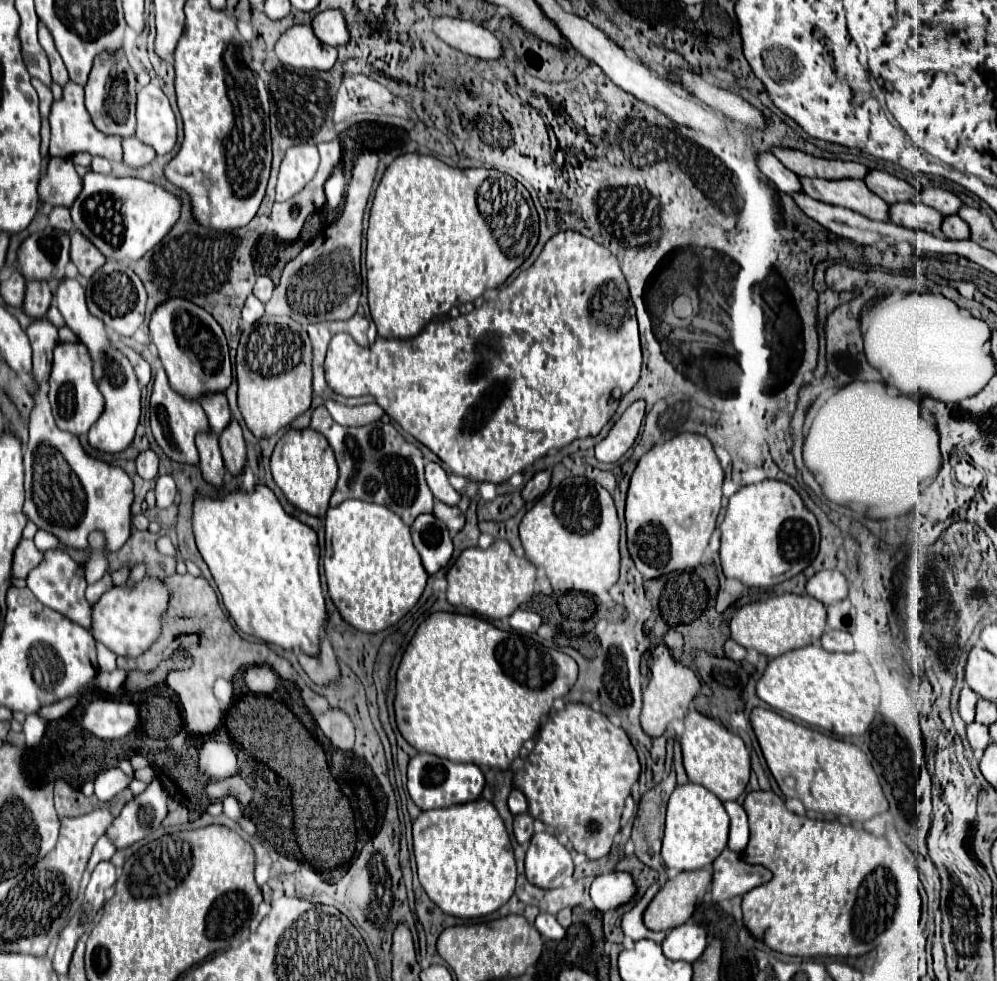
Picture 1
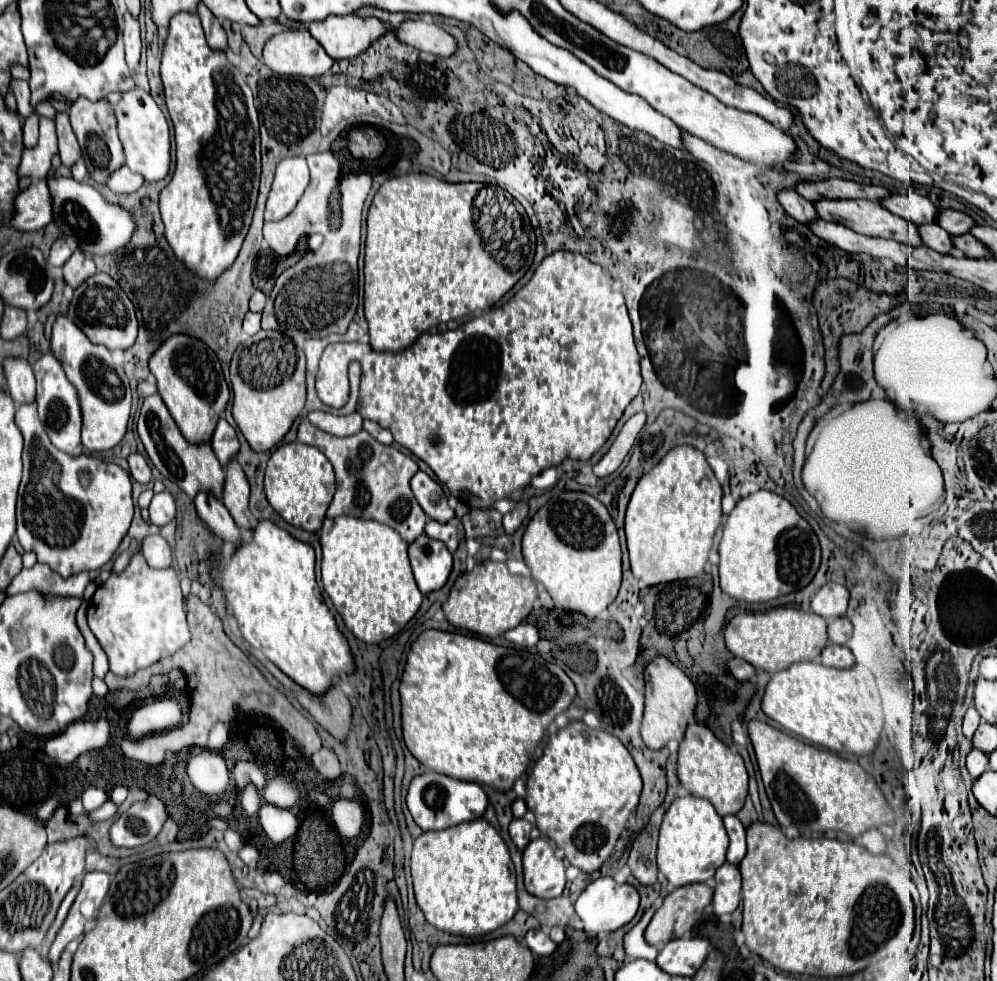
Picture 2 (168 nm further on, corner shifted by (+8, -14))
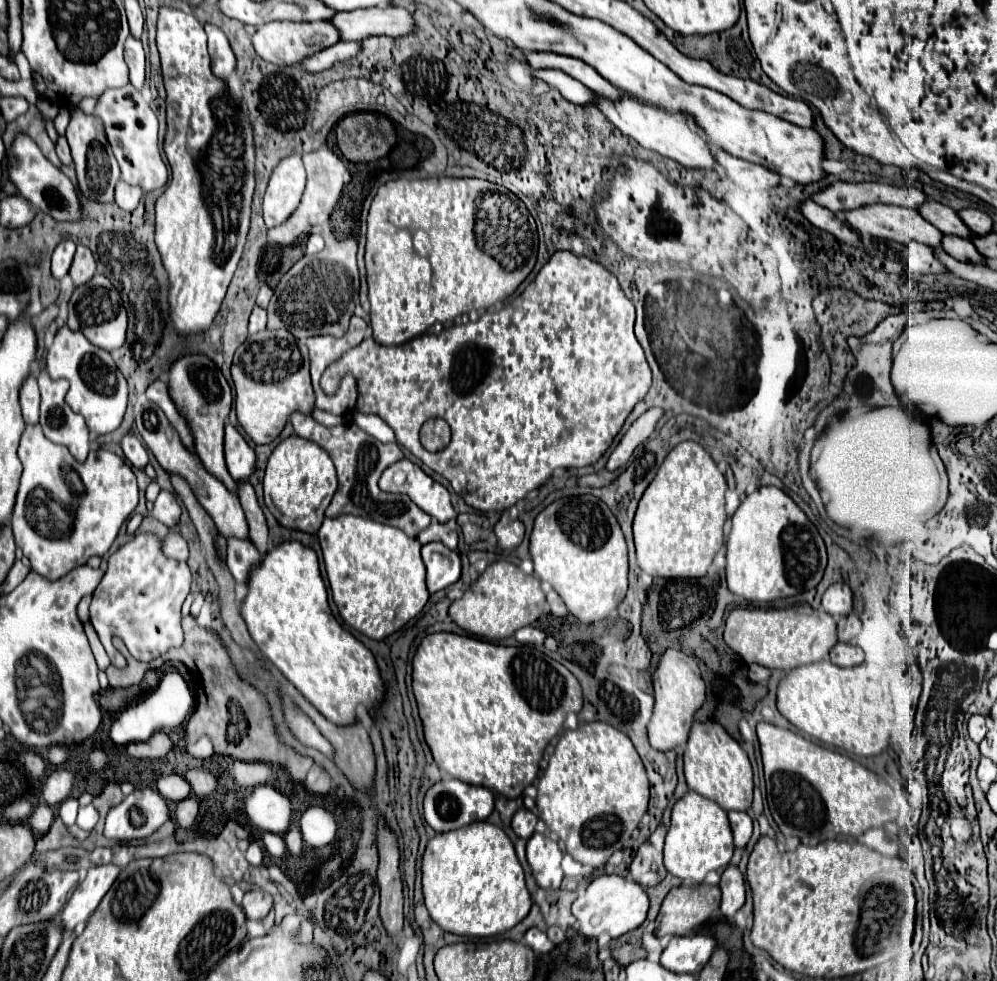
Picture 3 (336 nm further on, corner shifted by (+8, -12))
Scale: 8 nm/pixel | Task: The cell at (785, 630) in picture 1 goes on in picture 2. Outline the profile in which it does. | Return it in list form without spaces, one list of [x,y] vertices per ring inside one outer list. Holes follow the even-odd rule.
[[[776,607],[766,613],[742,613],[736,615],[724,629],[726,647],[732,655],[746,659],[752,667],[768,673],[778,673],[796,661],[816,661],[824,649],[826,621],[812,611],[794,607]]]

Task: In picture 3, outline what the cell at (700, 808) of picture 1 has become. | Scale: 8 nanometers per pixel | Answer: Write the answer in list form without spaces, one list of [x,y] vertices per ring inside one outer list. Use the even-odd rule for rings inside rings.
[[[688,791],[680,801],[676,801],[664,845],[664,865],[668,873],[680,877],[682,881],[702,883],[708,871],[724,869],[730,863],[734,849],[728,813],[716,801],[694,791]]]

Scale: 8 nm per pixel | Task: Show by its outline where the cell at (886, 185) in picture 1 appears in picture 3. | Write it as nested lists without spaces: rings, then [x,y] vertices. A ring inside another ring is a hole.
[[[926,201],[922,205],[922,209],[918,209],[922,213],[922,217],[926,221],[930,221],[932,225],[936,225],[944,235],[958,235],[958,237],[964,237],[964,239],[970,239],[974,237],[970,233],[970,229],[966,227],[966,223],[958,217],[958,213],[938,201]]]

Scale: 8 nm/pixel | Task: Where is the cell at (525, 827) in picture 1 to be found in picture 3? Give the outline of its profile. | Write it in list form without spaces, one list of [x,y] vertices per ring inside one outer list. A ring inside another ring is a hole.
[[[522,807],[522,809],[518,809],[518,811],[514,813],[512,829],[514,829],[514,833],[516,833],[518,837],[528,839],[528,837],[534,833],[536,823],[538,823],[538,817],[536,817],[532,811],[528,811],[526,807]]]

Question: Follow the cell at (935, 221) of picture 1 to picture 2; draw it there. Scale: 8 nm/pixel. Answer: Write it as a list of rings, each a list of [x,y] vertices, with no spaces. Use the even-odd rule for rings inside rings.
[[[924,223],[924,225],[918,225],[918,235],[922,239],[922,243],[938,253],[950,253],[952,251],[952,243],[950,243],[950,235],[934,225],[934,223]]]

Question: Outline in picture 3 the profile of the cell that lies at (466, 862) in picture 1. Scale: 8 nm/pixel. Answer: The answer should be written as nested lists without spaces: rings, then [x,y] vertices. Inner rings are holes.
[[[488,821],[472,823],[460,827],[458,831],[440,833],[428,841],[422,861],[422,889],[430,917],[444,931],[466,937],[492,937],[504,933],[518,925],[532,907],[532,897],[526,887],[524,871],[518,863],[512,841],[500,827]]]

